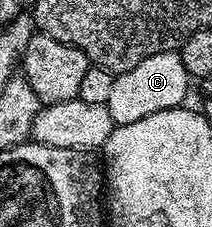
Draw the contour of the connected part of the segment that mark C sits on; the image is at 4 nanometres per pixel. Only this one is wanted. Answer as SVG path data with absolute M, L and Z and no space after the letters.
M164 49L152 57L144 57L136 69L115 75L105 105L108 113L112 113L115 124L140 121L140 117L148 117L148 113L160 113L164 109L183 106L187 102L186 94L189 93L190 86L192 80L184 69L181 54L174 49Z

